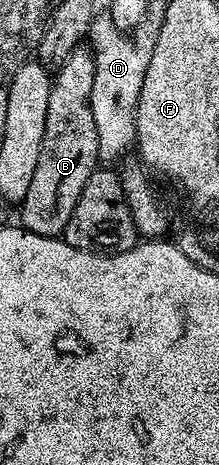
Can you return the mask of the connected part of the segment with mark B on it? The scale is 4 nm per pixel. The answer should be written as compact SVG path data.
M79 46L72 50L72 54L68 54L66 61L57 68L53 73L50 81L50 93L48 94L48 119L44 122L44 142L40 146L40 162L36 162L36 171L32 177L32 183L28 185L28 194L23 198L20 205L22 211L21 227L32 234L40 234L41 236L56 236L61 237L65 233L68 226L68 218L72 218L72 210L76 210L76 202L80 198L80 194L84 190L84 186L88 182L88 178L99 167L98 159L98 135L96 134L96 118L92 118L92 106L90 99L92 98L92 78L96 78L96 66L94 65L94 53L89 47Z

